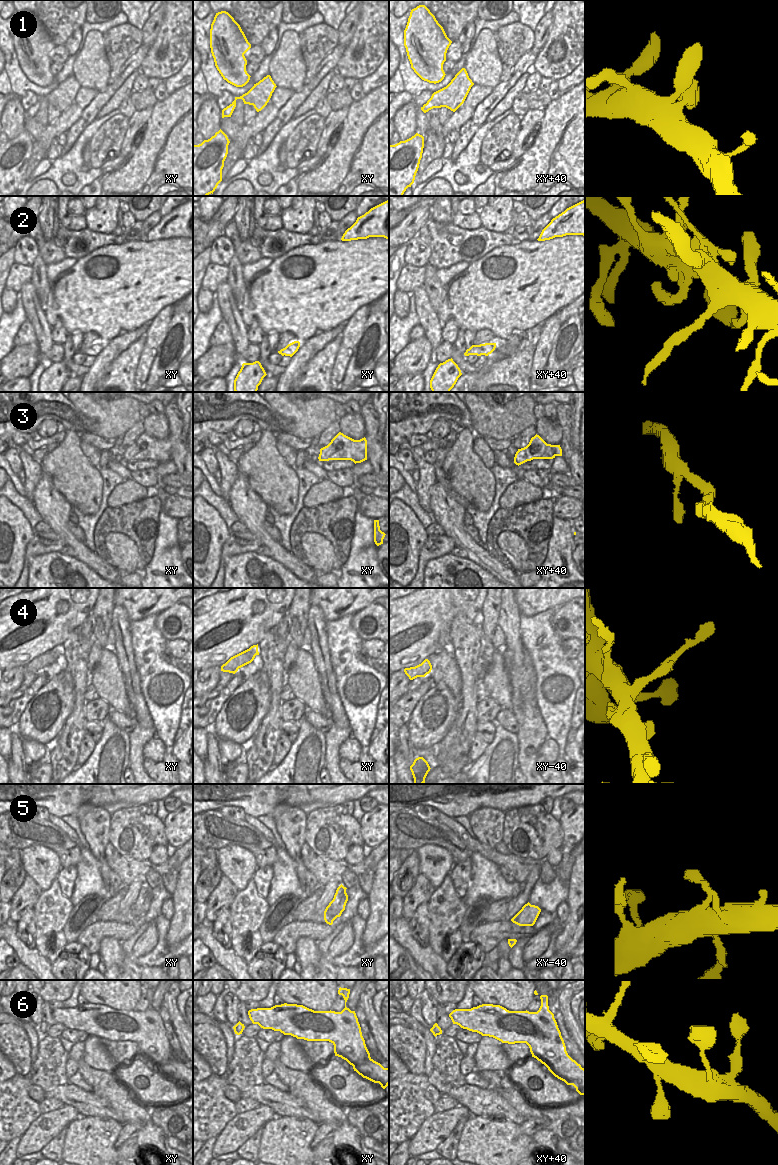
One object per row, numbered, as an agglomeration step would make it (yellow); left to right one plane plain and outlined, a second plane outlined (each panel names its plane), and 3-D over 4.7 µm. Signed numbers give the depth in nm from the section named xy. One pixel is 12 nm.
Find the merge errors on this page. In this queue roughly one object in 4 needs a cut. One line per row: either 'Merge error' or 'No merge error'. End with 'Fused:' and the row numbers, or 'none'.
1: No merge error
2: No merge error
3: No merge error
4: No merge error
5: No merge error
6: No merge error
Fused: none.

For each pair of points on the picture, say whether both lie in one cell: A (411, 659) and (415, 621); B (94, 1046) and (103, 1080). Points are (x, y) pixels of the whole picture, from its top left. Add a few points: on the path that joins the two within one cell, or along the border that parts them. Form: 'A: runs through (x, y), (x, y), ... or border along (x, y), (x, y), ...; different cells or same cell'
A: runs through (417, 646), (433, 629), (433, 623), (428, 621); same cell
B: border along (83, 1054), (83, 1060), (91, 1067), (113, 1072); different cells

